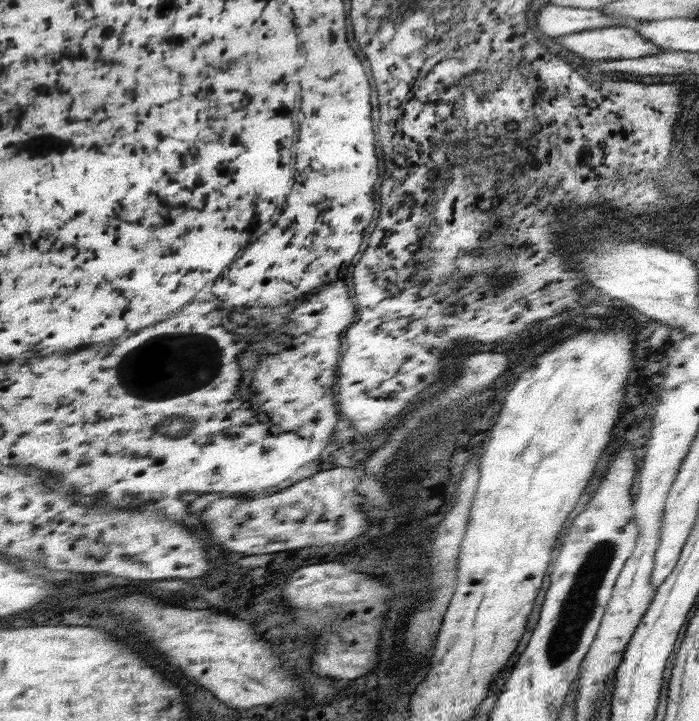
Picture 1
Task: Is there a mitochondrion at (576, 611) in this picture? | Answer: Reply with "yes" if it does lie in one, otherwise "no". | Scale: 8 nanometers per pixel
yes

